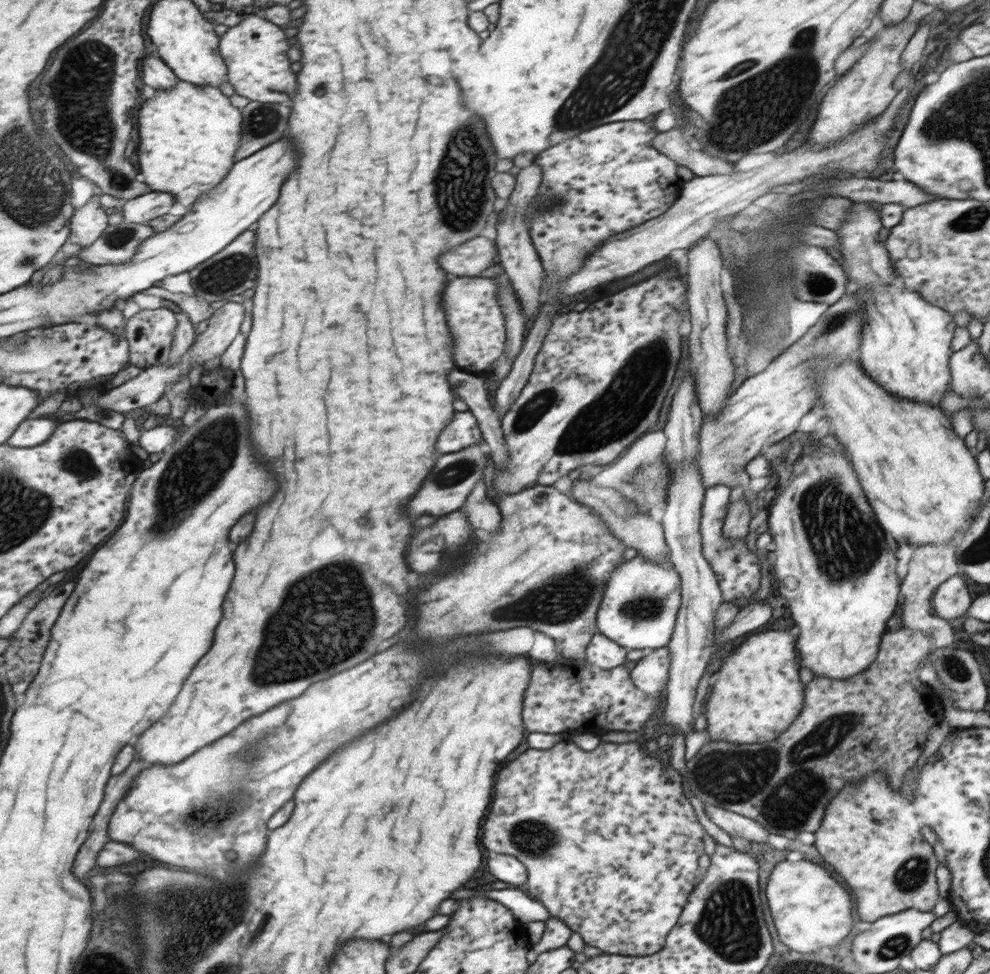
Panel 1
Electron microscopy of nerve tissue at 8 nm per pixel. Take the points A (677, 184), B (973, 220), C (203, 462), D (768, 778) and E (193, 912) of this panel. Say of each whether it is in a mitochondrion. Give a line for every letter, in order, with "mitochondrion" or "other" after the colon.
A: other
B: mitochondrion
C: mitochondrion
D: mitochondrion
E: mitochondrion

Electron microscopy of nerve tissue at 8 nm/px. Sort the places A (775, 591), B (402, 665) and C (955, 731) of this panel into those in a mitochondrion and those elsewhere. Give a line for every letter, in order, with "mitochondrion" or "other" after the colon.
A: other
B: other
C: other

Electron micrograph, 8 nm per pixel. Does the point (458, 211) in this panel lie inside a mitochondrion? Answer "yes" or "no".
yes

